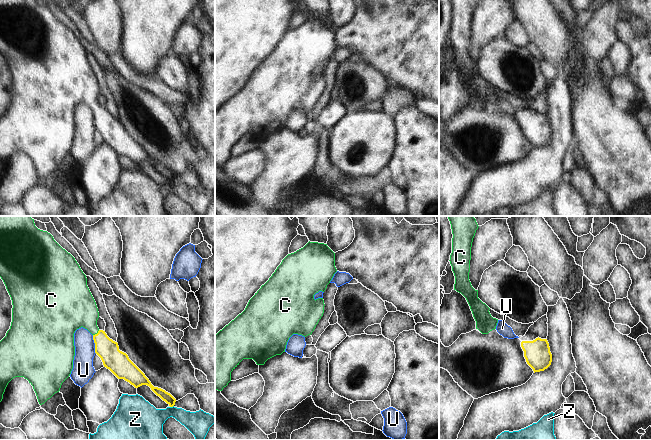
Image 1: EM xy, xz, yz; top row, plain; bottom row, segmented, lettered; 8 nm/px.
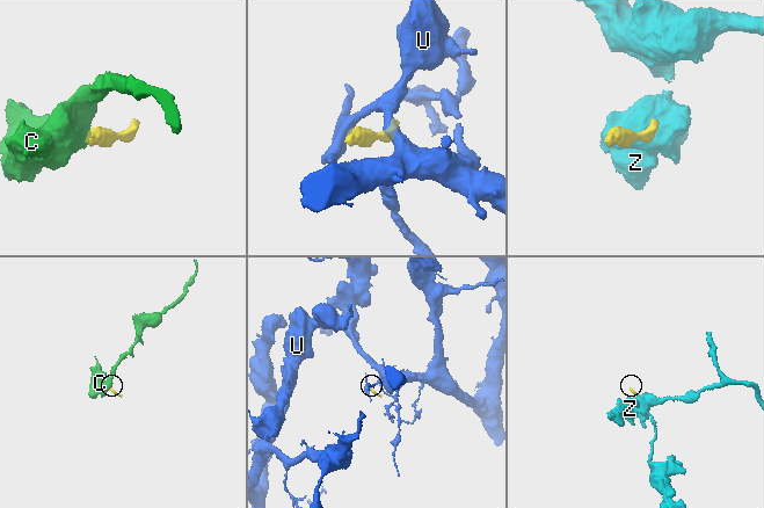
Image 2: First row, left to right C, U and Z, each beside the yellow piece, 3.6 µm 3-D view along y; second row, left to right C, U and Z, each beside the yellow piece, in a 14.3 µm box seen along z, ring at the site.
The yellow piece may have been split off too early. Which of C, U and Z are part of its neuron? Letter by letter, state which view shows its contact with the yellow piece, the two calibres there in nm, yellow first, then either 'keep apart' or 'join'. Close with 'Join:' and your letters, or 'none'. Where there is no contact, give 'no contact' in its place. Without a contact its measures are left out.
C: contact in xy; calibres 180 and 300 nm; join
U: contact in xy; calibres 190 and 170 nm; keep apart
Z: contact in xy; calibres 80 and 280 nm; keep apart
Join: C

